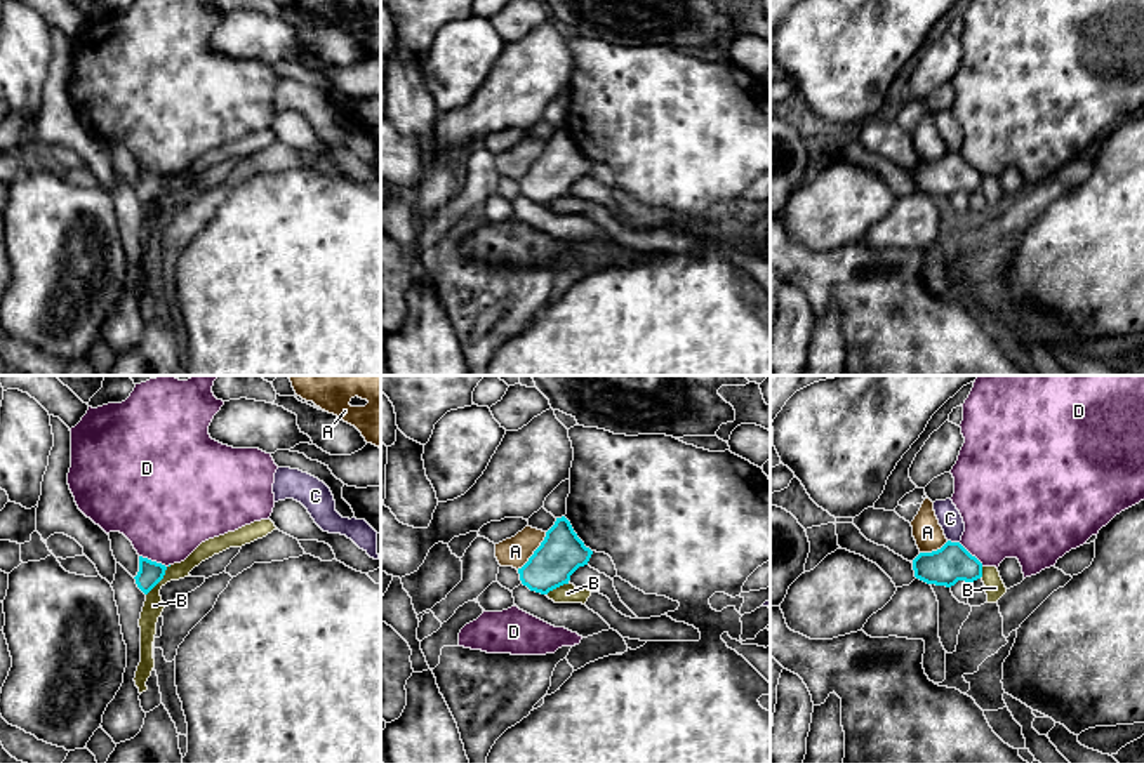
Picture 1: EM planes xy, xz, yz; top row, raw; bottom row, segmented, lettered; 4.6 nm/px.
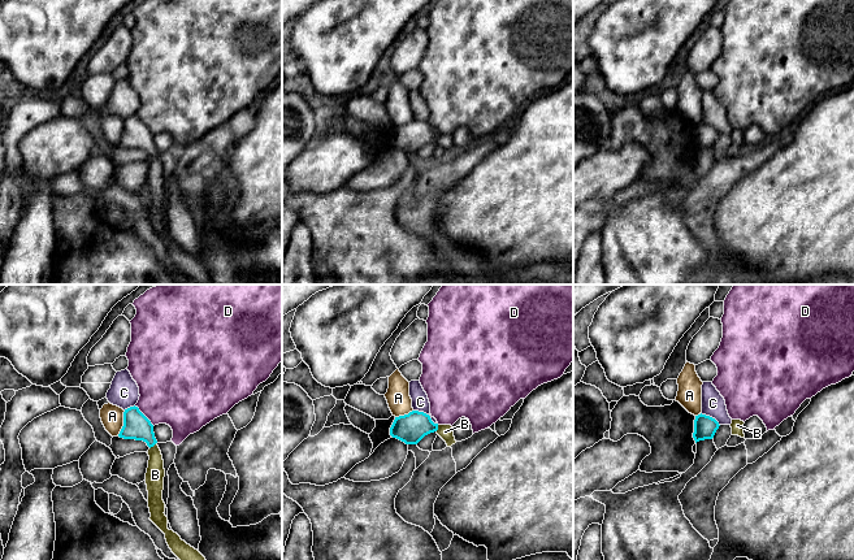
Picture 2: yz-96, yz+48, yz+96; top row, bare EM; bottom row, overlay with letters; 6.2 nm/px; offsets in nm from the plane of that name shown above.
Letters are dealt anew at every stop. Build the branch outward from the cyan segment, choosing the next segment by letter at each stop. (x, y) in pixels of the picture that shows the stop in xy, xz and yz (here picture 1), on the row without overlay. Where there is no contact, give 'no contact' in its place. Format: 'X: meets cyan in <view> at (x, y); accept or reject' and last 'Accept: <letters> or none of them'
A: meets cyan in xz at (534, 162); reject
B: meets cyan in xy at (160, 190); reject
C: meets cyan in yz at (953, 153); reject
D: meets cyan in xy at (155, 172); reject
Accept: none of them

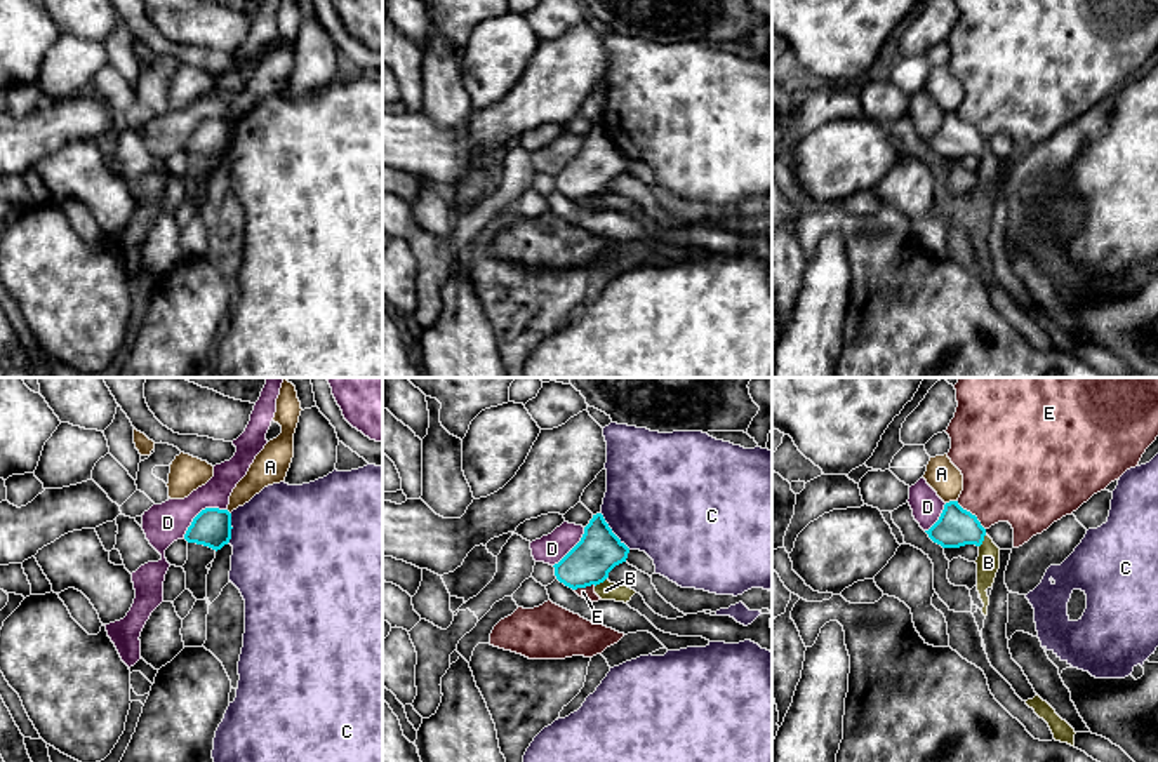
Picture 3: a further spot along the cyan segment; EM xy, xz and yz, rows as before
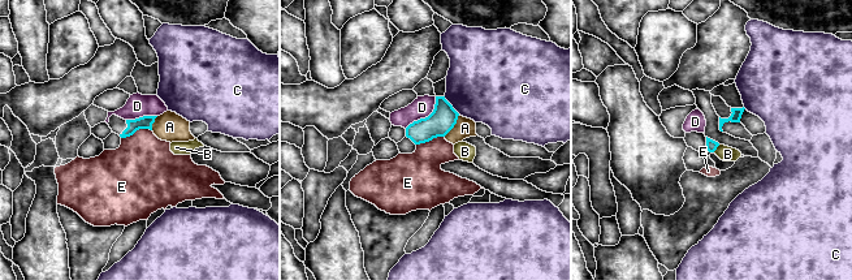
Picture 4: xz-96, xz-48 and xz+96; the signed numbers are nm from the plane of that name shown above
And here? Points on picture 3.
A: meets cyan in yz at (950, 112); reject
B: meets cyan in yz at (983, 150); reject
C: meets cyan in xz at (611, 141); reject
D: meets cyan in xy at (200, 122); reject
E: meets cyan in yz at (971, 124); reject
Accept: none of them

